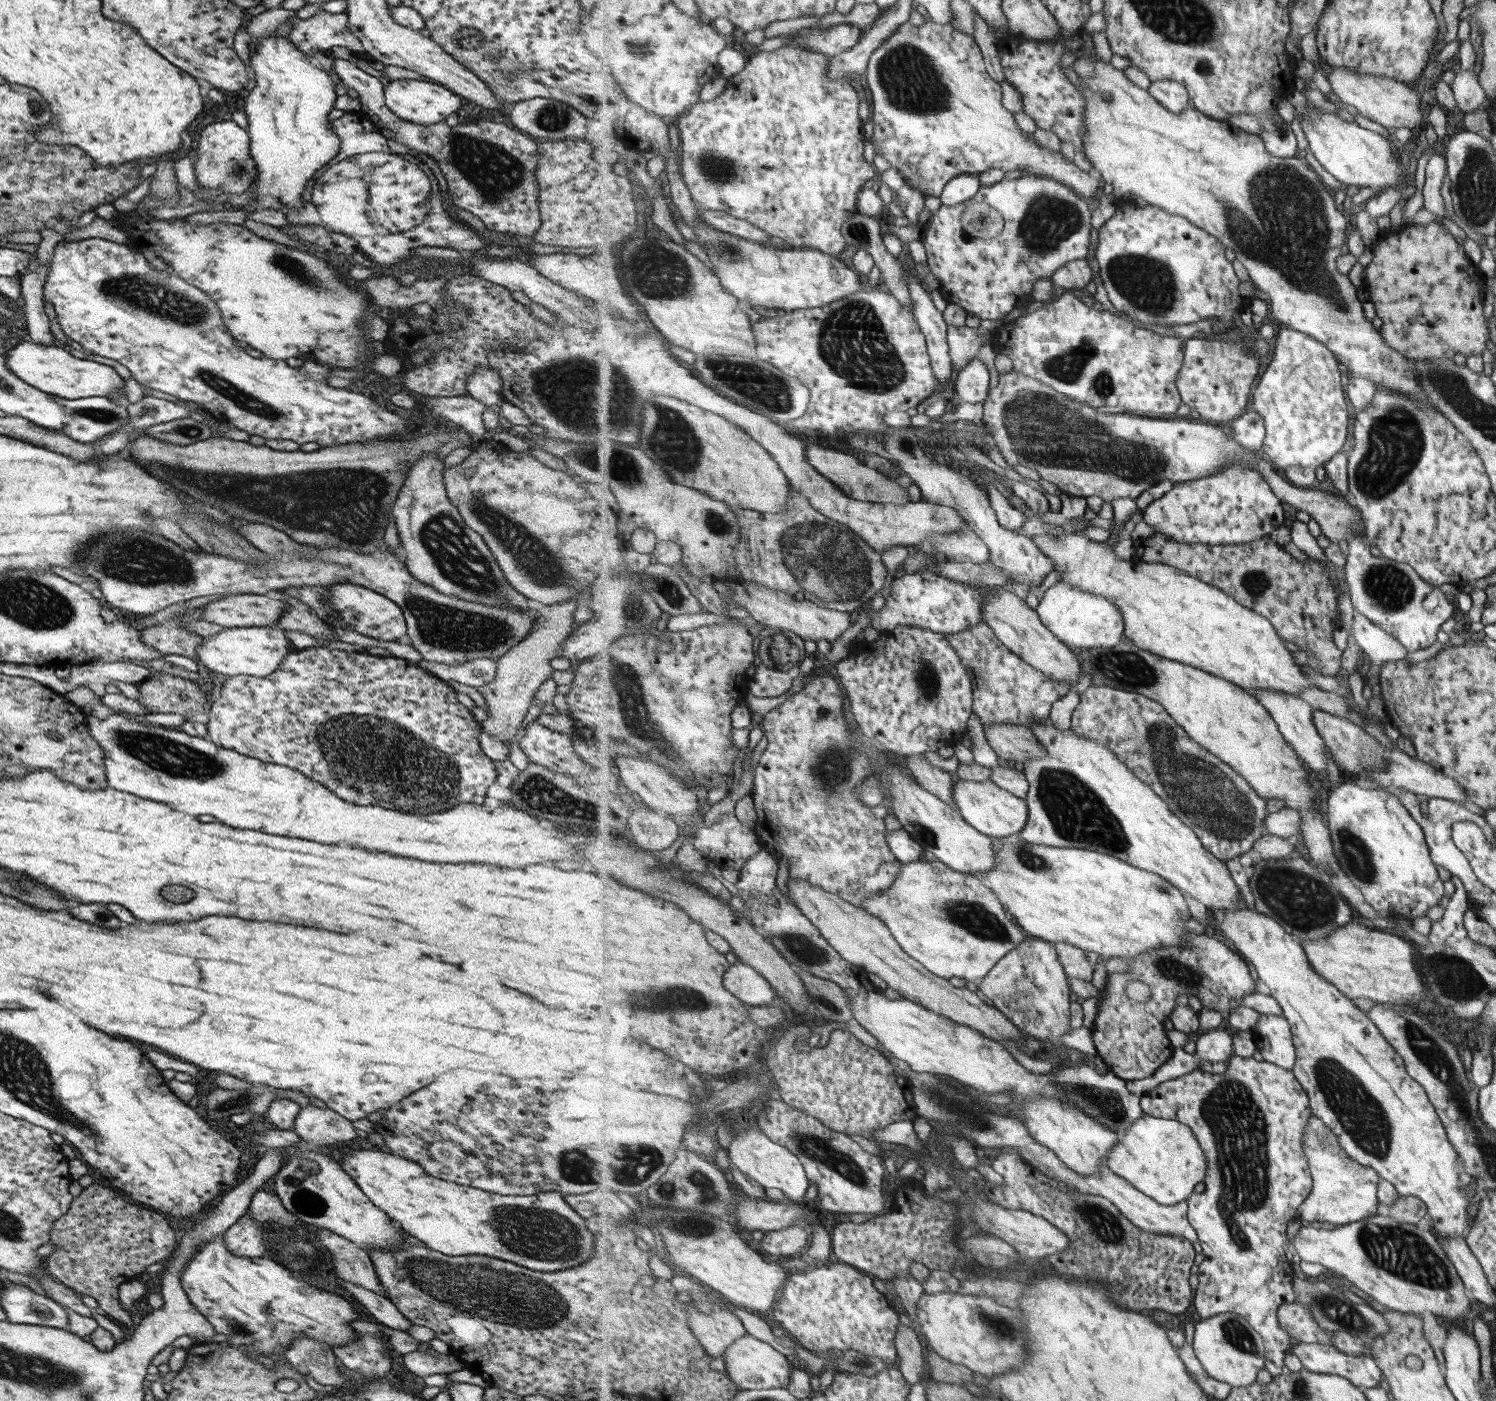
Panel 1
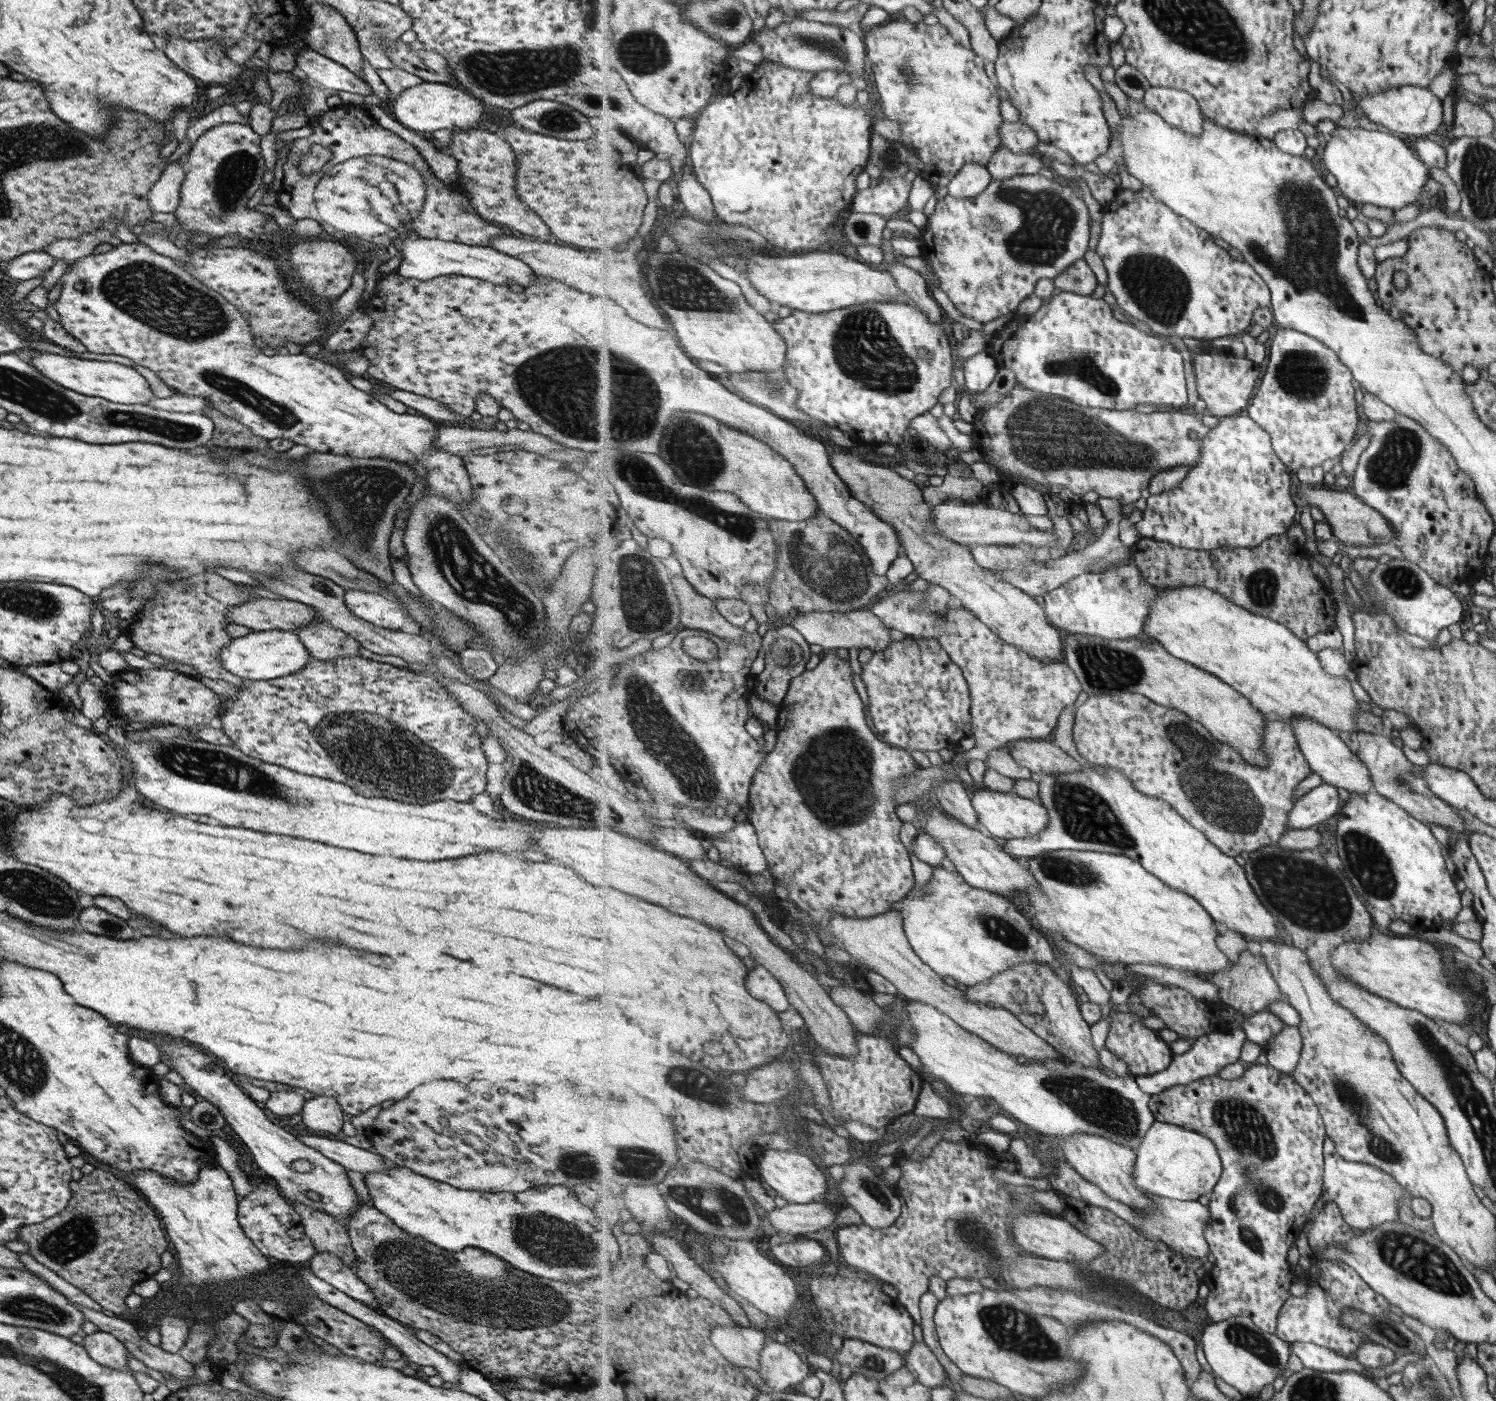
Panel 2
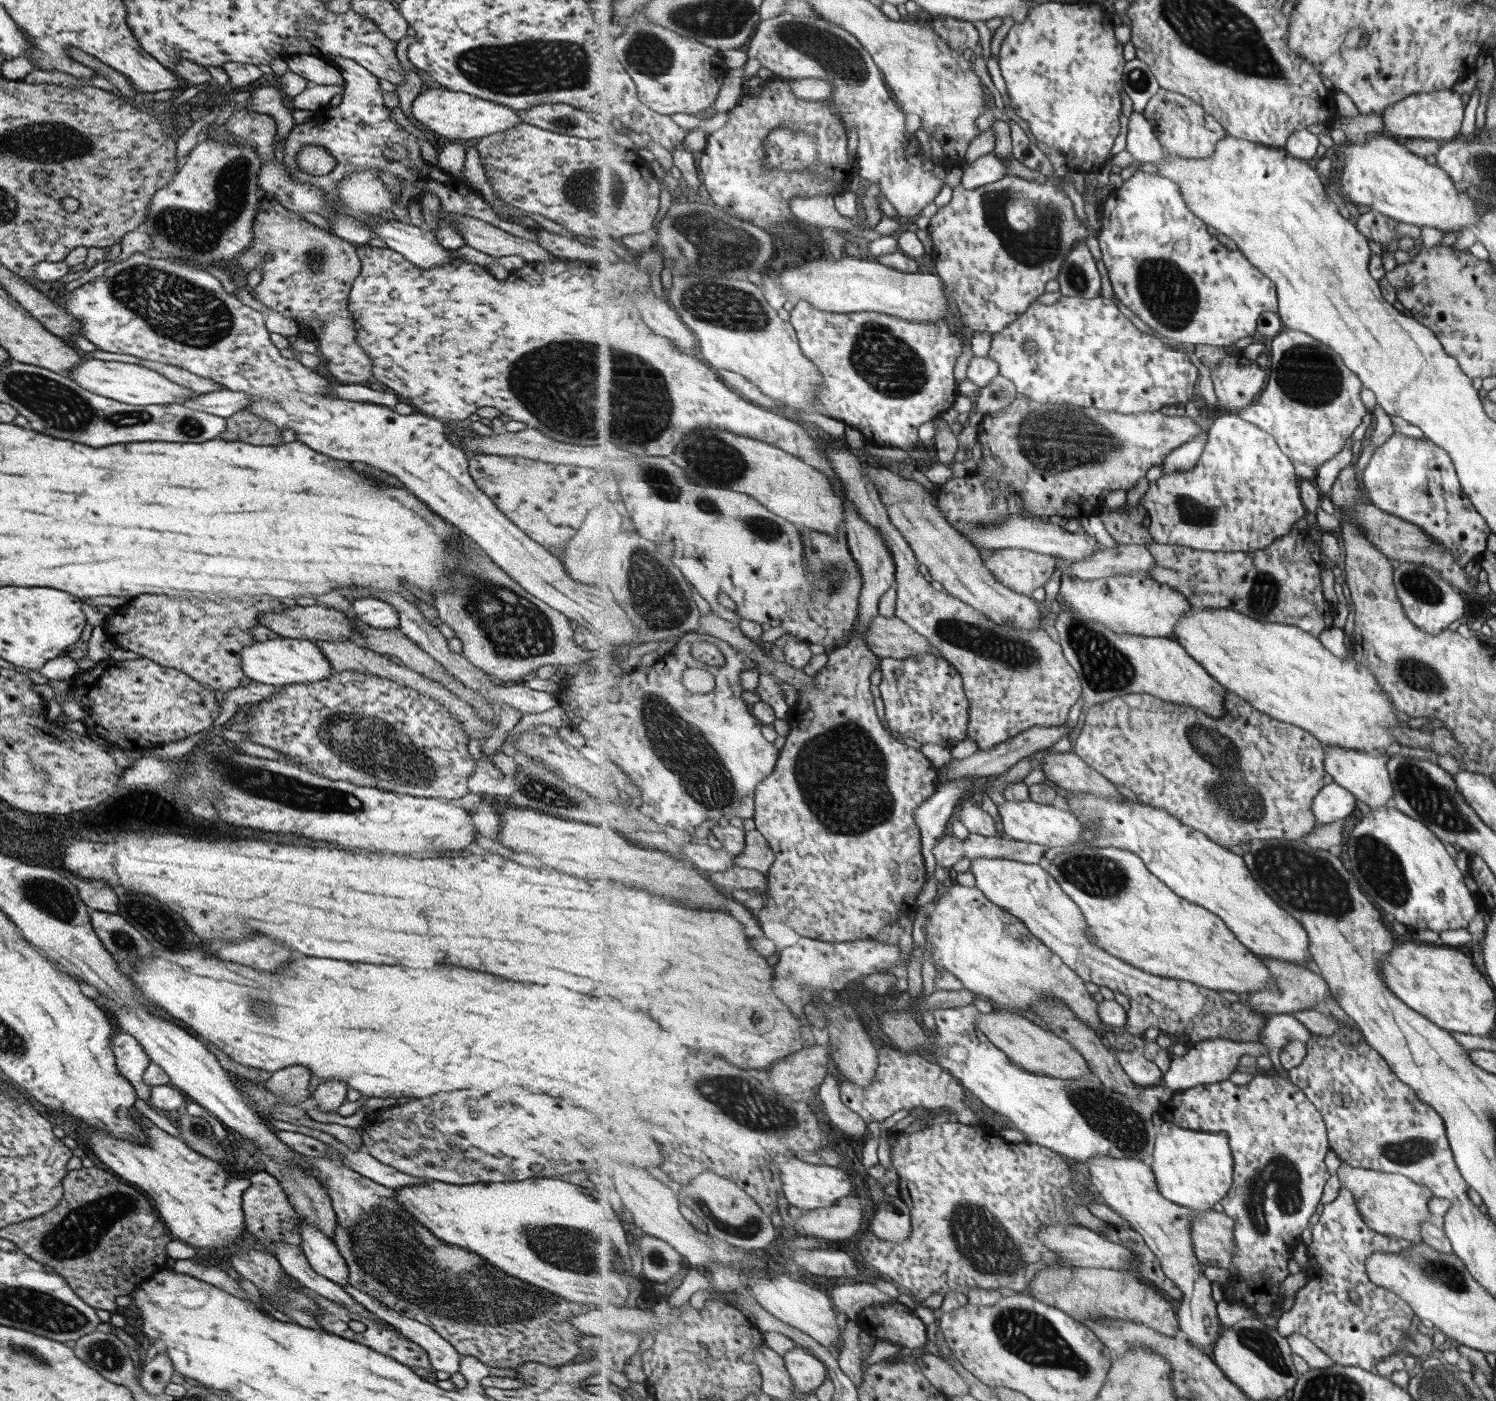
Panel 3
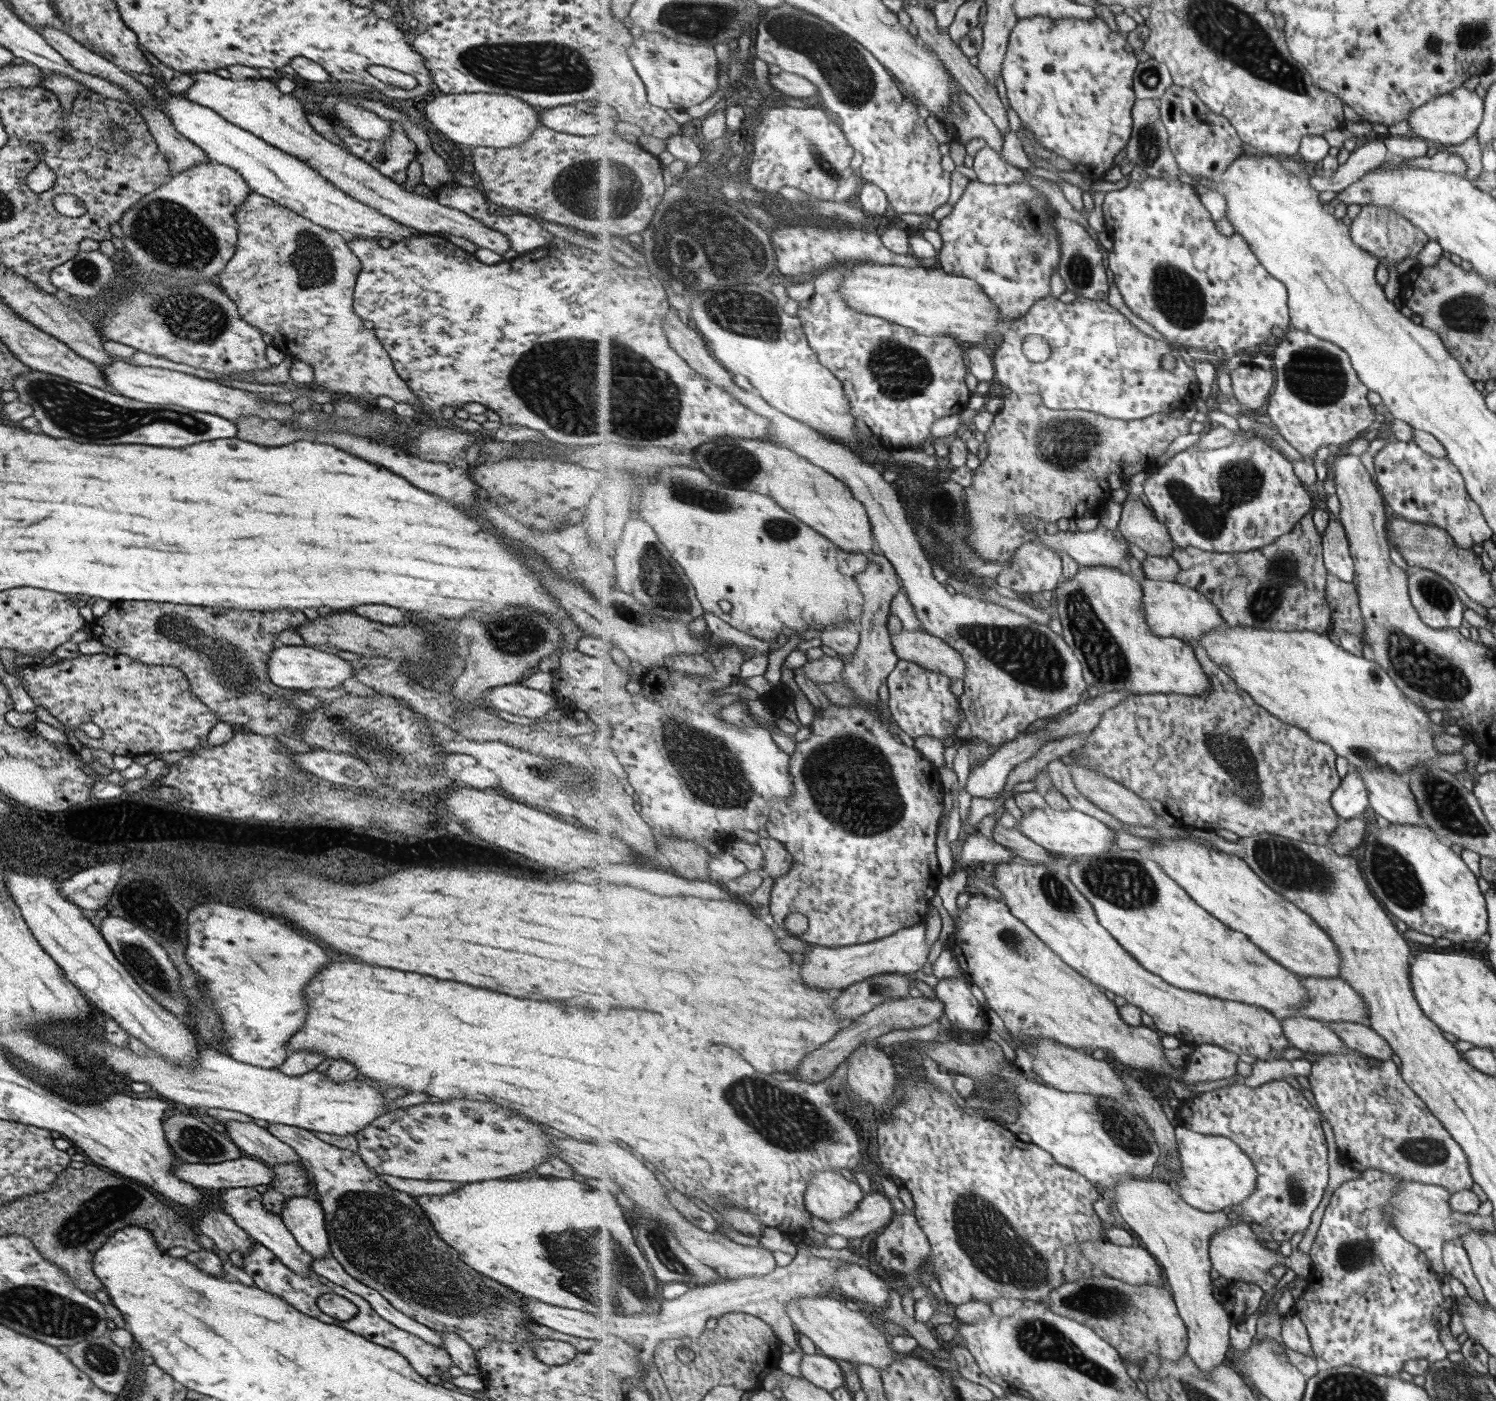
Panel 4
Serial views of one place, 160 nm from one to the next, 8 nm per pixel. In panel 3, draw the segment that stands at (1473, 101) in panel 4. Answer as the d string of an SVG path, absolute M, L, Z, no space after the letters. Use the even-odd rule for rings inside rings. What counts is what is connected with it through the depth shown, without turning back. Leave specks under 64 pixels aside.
M1453 89L1412 94L1384 110L1385 131L1405 139L1455 140L1463 120L1463 106L1461 96Z

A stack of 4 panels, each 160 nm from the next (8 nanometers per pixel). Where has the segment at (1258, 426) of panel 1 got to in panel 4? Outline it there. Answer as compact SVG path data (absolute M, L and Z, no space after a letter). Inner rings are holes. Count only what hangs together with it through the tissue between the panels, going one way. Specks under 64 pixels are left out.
M1220 411L1214 412L1213 416L1219 425L1226 426L1238 434L1236 441L1229 446L1212 448L1211 450L1203 450L1198 446L1192 445L1174 454L1167 459L1165 465L1159 466L1154 470L1154 473L1144 479L1142 482L1142 493L1146 496L1149 506L1155 511L1158 519L1169 527L1171 536L1179 547L1195 547L1210 553L1243 553L1250 550L1262 549L1264 546L1273 544L1279 537L1289 534L1298 522L1302 520L1303 516L1313 508L1313 498L1311 498L1307 487L1303 485L1299 475L1296 473L1294 463L1281 451L1271 446L1265 436L1254 435L1252 438L1248 438L1248 435L1243 435L1243 431L1239 428L1239 422L1237 422L1234 416L1229 416Z

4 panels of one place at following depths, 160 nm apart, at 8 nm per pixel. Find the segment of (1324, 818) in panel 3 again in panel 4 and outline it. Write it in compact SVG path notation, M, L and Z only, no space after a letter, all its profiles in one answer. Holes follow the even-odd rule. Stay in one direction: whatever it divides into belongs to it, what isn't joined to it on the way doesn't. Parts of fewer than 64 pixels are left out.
M1349 771L1342 785L1334 792L1331 803L1341 819L1363 816L1370 805L1370 790L1362 774Z

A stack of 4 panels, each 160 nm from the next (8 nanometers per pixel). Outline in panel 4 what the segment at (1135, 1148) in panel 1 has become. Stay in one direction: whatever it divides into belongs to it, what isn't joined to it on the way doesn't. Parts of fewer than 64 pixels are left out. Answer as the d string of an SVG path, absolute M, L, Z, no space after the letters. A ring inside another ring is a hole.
M1182 1125L1176 1127L1184 1176L1172 1179L1179 1194L1191 1206L1209 1213L1221 1212L1251 1198L1258 1188L1259 1171L1255 1163L1231 1138L1201 1134Z

